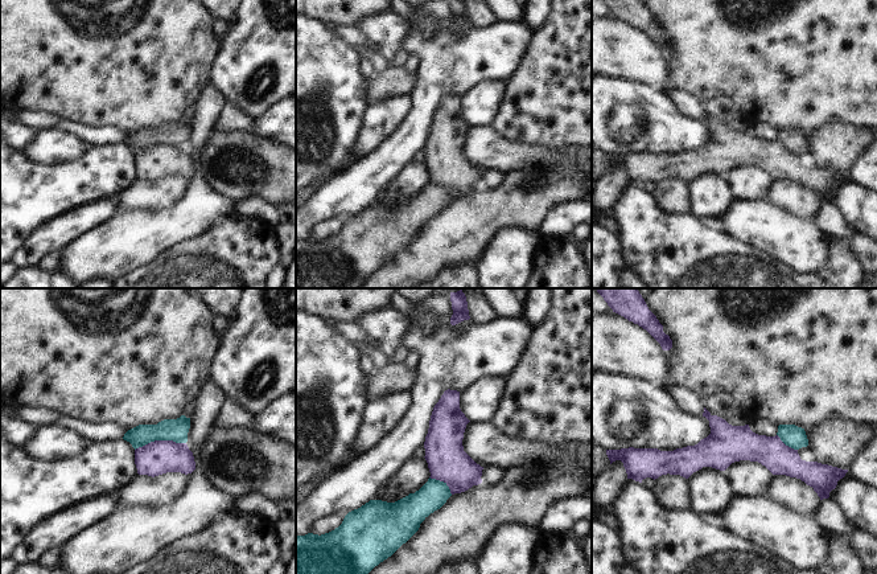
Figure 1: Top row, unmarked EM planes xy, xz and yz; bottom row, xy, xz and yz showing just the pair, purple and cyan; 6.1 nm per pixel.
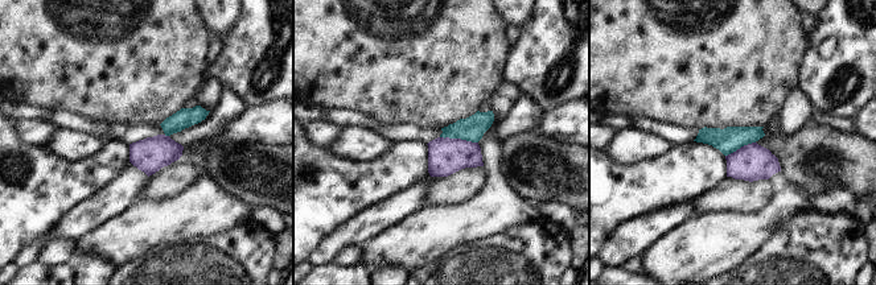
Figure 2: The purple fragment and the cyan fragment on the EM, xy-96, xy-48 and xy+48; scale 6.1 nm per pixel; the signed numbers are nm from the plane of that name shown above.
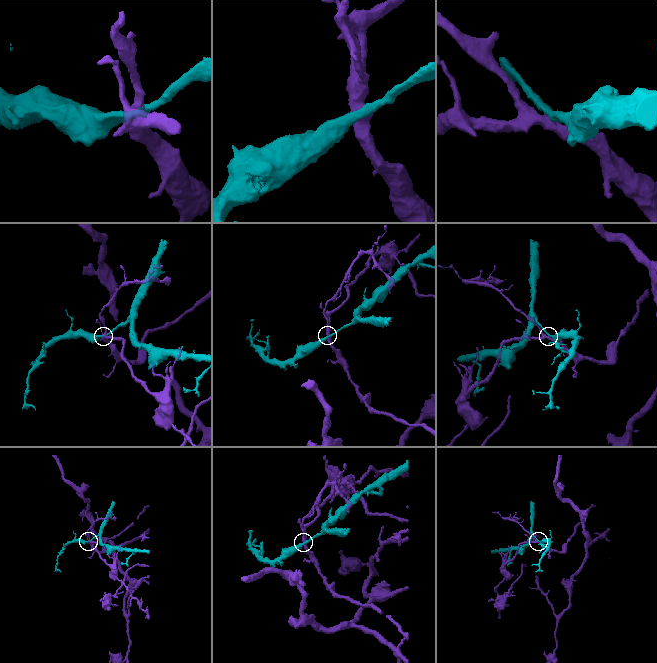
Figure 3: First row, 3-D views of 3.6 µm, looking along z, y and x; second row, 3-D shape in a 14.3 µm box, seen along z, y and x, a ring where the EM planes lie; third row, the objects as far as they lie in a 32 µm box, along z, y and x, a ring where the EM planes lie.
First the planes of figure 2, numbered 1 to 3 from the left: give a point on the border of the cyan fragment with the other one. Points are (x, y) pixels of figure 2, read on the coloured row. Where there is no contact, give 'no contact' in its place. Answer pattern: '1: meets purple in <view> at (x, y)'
1: meets purple in xy-96 at (167, 136)
2: meets purple in xy-48 at (459, 139)
3: meets purple in xy+48 at (741, 147)

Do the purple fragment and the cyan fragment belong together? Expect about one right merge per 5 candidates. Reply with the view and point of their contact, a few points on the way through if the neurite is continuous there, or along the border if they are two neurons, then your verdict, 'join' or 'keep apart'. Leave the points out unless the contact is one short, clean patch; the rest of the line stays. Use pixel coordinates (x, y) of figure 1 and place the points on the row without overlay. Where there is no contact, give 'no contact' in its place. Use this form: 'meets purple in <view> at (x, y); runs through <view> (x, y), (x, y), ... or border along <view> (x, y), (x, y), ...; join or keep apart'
meets purple in xy at (160, 144); border along xy (185, 146), (151, 144), (135, 154); keep apart

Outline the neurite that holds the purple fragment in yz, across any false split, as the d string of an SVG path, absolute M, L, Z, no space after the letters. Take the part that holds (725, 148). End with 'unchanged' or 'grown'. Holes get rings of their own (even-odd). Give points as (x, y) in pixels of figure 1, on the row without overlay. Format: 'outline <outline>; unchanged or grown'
outline M705 111L703 120L709 124L711 138L697 148L674 155L634 151L606 153L610 168L621 164L627 183L642 186L646 181L655 184L667 177L688 183L703 171L725 175L734 165L758 165L773 179L800 183L814 192L820 204L828 202L837 185L848 176L828 168L802 164L798 153L786 149L778 139L758 139L749 128L732 130Z; unchanged

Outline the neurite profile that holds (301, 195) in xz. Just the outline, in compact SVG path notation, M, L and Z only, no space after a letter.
M326 175L326 176L322 176L320 179L316 179L312 184L304 186L302 189L300 189L297 193L296 193L296 206L298 206L301 202L305 201L305 198L308 197L308 194L318 185L321 184L322 181L325 181L326 179L329 179L330 176Z

